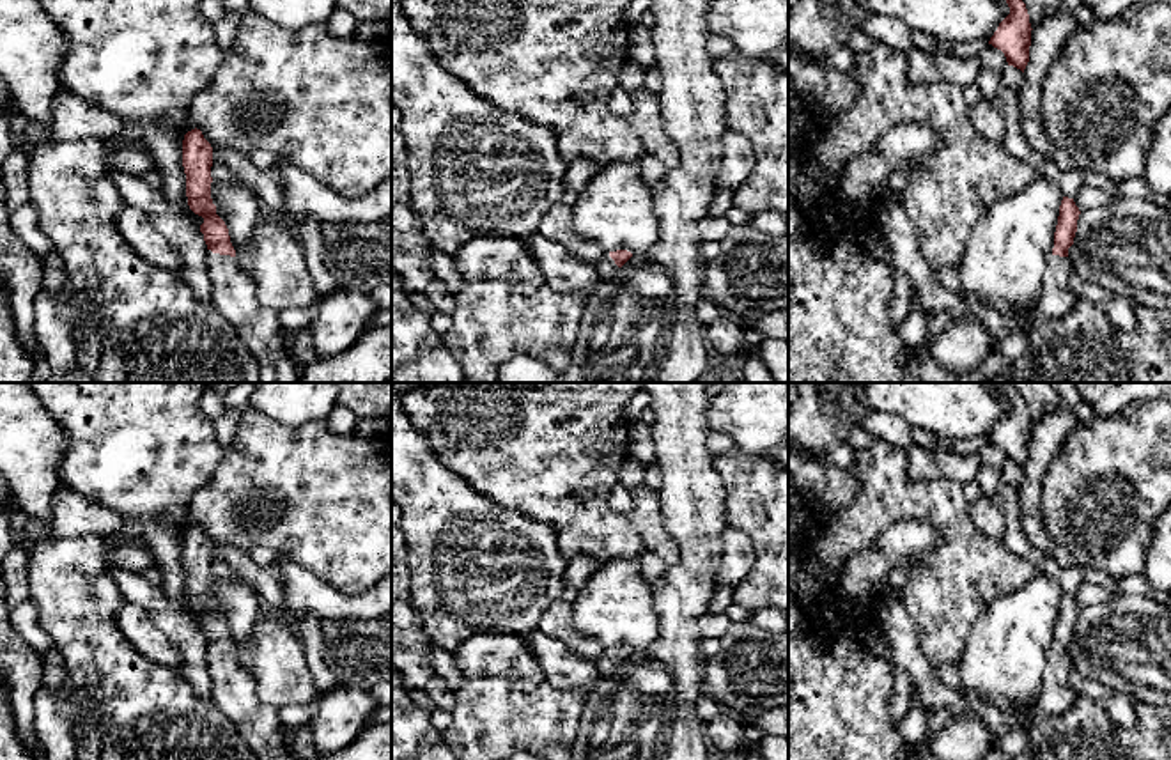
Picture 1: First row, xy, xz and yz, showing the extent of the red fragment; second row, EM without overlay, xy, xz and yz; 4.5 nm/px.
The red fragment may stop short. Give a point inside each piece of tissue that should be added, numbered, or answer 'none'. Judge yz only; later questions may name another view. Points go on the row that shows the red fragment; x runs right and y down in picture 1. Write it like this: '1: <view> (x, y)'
1: yz (1058, 298)

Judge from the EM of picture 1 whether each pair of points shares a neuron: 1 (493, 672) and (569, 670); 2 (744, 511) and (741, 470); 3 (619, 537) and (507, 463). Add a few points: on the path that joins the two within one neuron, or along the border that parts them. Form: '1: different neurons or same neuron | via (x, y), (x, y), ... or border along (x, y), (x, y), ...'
1: different neurons | border along (519, 636), (527, 642), (551, 684), (580, 690)
2: same neuron | via (744, 500), (744, 480)
3: same neuron | via (590, 523), (535, 468)

